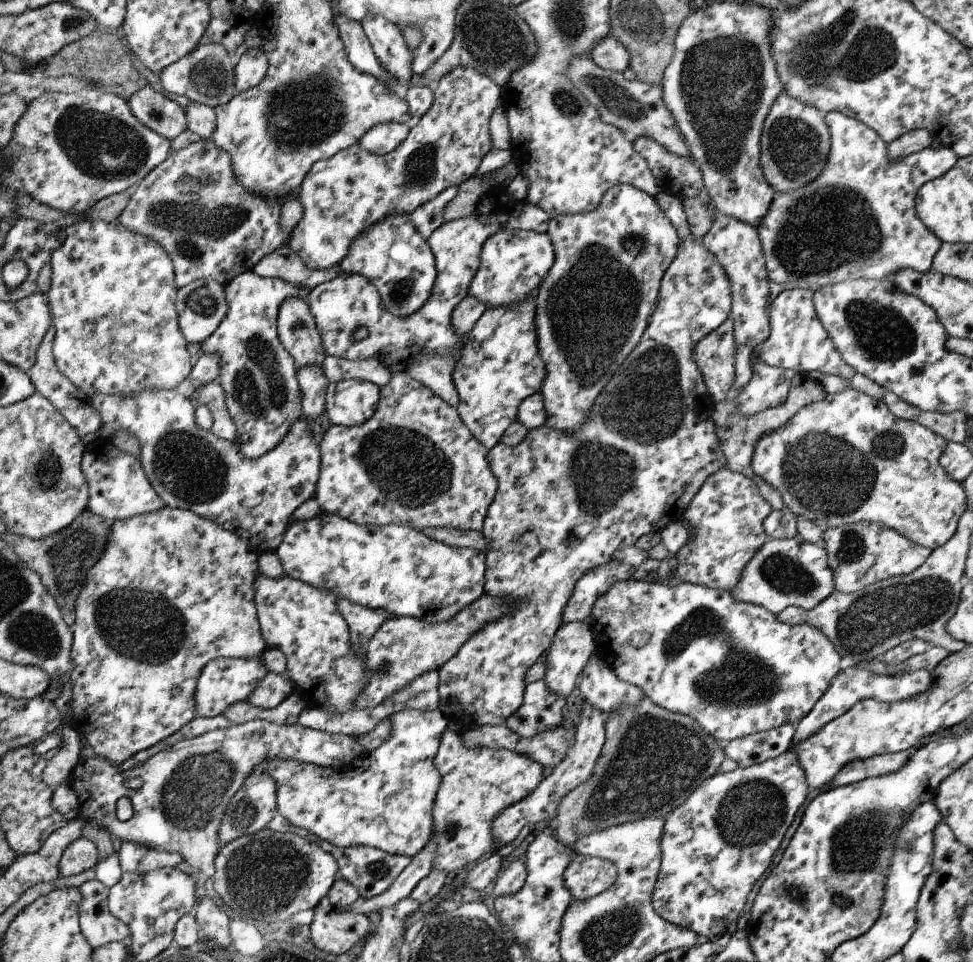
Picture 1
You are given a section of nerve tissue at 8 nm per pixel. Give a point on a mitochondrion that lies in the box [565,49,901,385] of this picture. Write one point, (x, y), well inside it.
(830, 227)

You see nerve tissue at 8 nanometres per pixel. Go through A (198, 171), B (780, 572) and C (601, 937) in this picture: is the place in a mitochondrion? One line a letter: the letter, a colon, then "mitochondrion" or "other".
A: other
B: mitochondrion
C: mitochondrion

